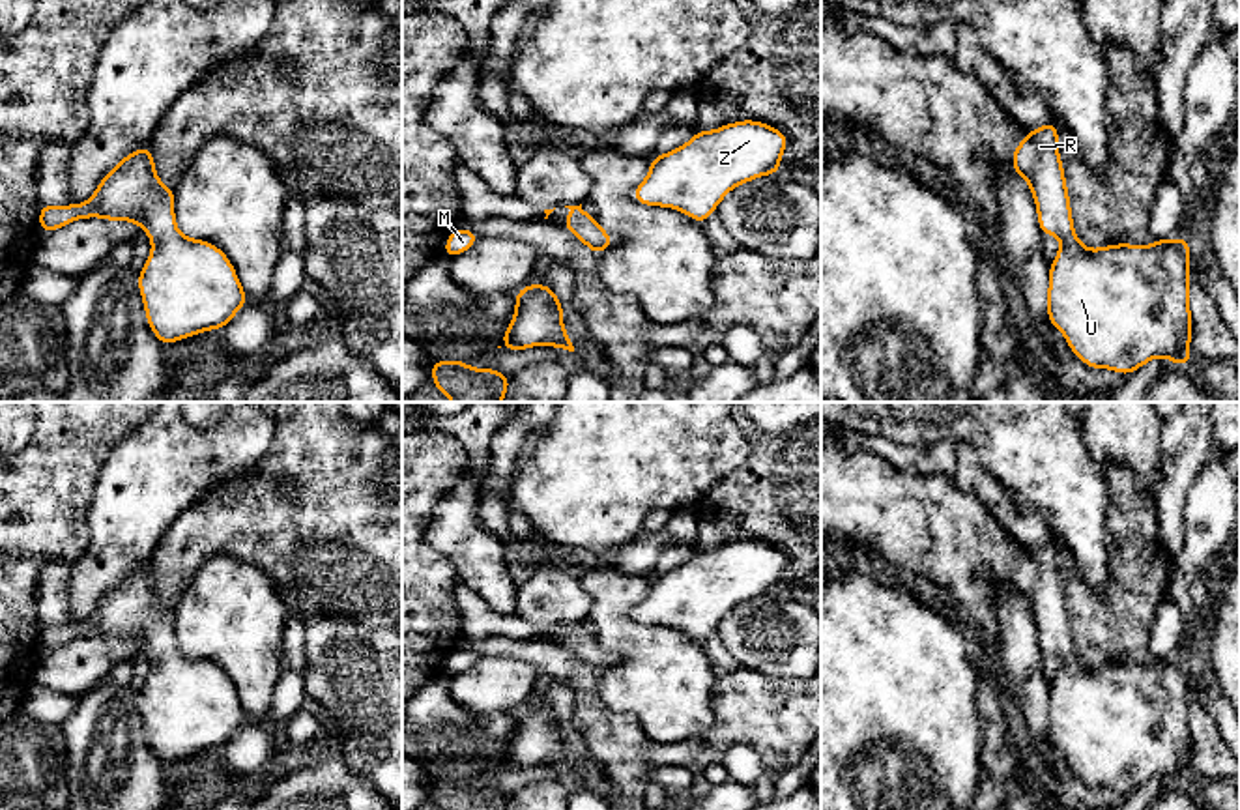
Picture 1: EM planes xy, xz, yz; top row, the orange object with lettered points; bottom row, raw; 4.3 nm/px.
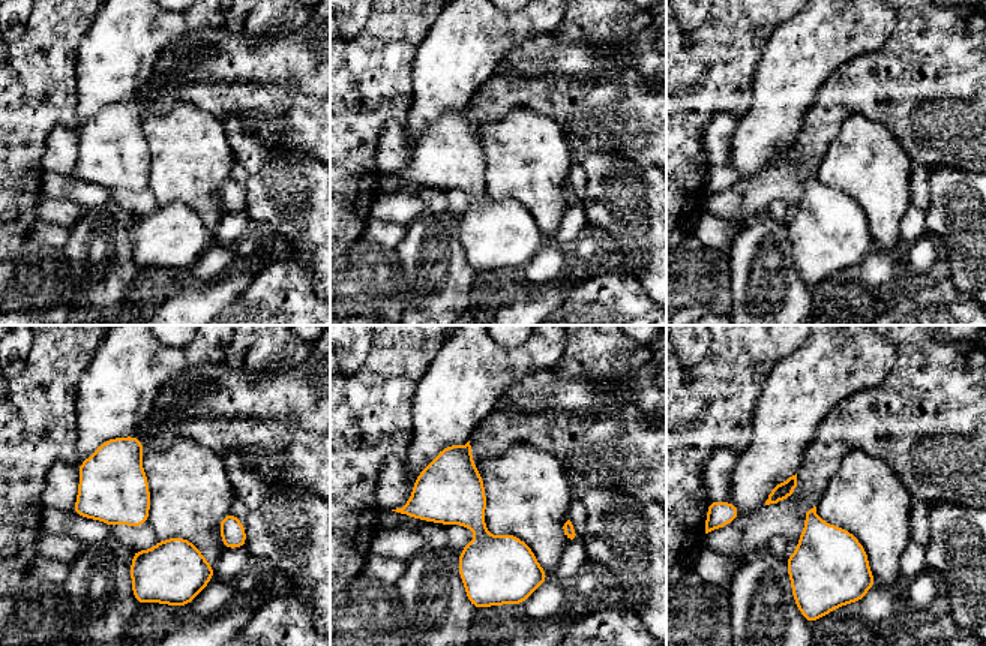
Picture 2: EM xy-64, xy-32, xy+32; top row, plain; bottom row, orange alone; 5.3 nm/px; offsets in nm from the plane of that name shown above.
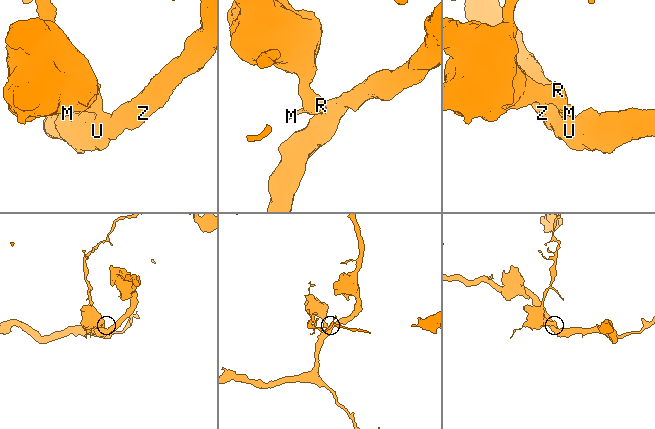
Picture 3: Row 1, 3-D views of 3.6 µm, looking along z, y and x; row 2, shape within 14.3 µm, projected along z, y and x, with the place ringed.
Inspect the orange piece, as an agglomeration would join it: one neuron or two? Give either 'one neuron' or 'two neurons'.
one neuron

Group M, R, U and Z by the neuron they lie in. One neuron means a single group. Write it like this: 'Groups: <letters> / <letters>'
Groups: M R U Z

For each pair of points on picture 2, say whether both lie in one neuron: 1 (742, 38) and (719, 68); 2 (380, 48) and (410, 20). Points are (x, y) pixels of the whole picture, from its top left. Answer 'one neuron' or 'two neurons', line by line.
1: one neuron
2: one neuron

